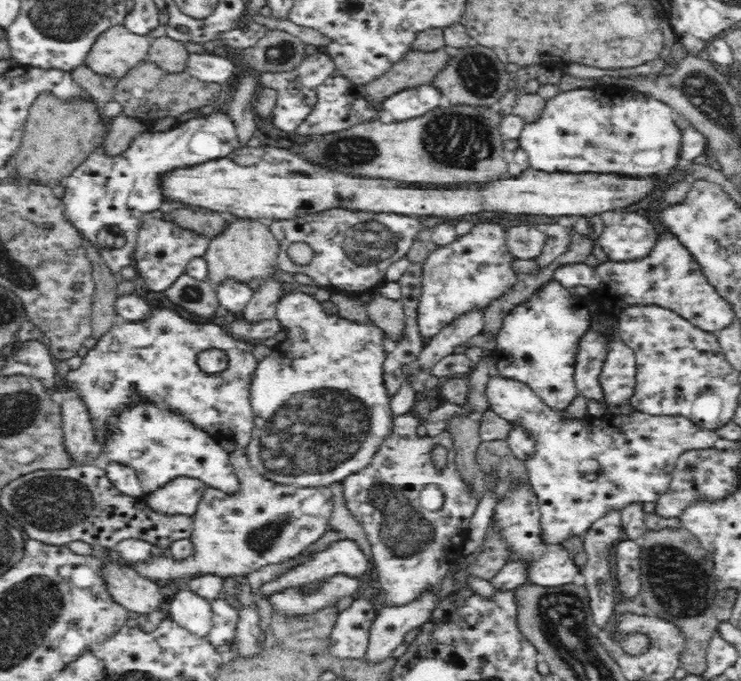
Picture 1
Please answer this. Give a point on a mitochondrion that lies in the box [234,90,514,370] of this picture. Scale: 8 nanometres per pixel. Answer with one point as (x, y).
(462, 139)

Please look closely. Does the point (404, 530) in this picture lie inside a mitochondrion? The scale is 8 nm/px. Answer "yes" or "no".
yes

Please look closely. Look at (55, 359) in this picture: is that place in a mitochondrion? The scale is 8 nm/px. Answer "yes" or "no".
no

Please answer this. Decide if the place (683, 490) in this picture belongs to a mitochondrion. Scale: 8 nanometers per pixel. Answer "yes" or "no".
no

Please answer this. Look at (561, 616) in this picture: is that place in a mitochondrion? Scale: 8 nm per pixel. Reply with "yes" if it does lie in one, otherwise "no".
yes

